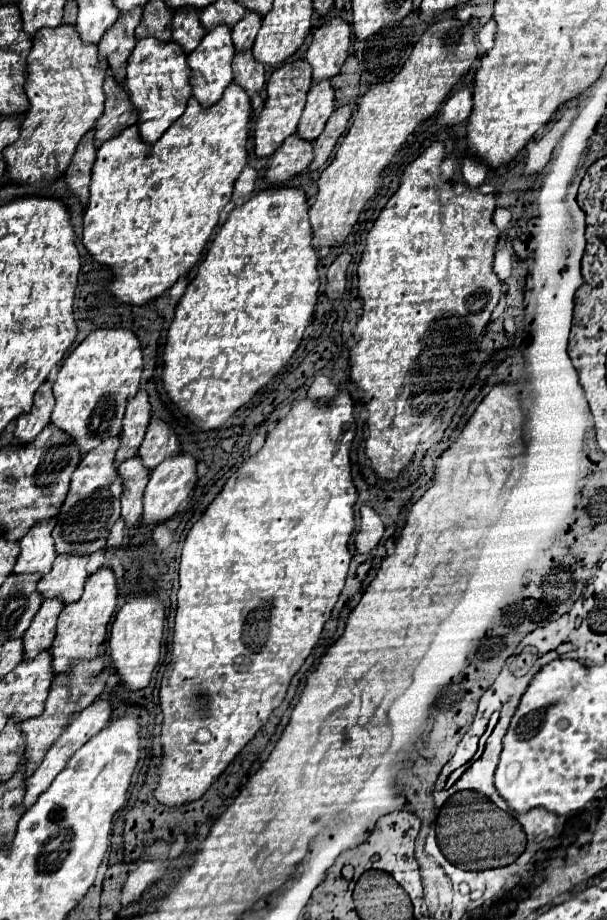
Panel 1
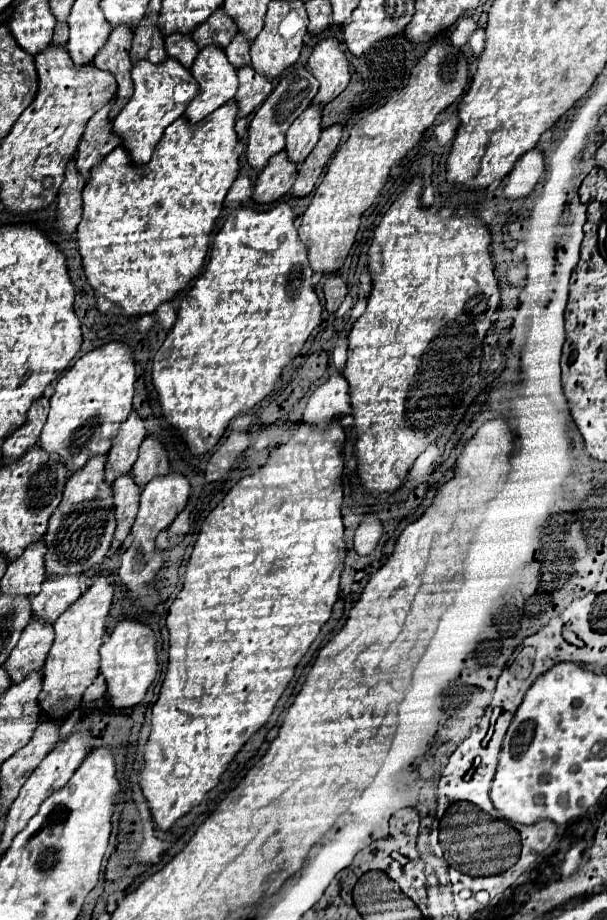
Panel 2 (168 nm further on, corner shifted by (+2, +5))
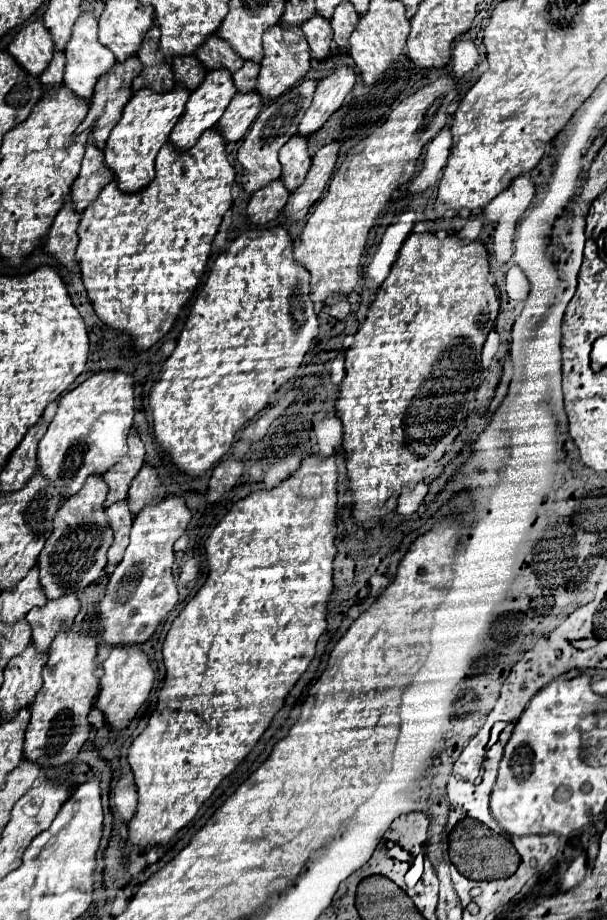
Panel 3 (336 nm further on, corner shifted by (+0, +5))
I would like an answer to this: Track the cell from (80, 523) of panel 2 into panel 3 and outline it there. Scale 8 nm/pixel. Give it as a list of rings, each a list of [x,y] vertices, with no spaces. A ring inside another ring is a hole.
[[[89,477],[83,489],[61,505],[53,519],[53,533],[39,553],[39,581],[47,599],[57,599],[65,593],[79,593],[89,587],[105,569],[107,549],[113,543],[113,533],[107,523],[103,501],[107,495],[107,483],[103,477]]]

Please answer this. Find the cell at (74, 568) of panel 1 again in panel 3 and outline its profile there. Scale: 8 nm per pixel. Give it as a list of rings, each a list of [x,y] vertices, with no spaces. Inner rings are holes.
[[[75,593],[63,595],[55,601],[47,601],[45,607],[35,607],[27,613],[27,621],[33,629],[31,643],[37,651],[45,653],[53,641],[53,637],[63,629],[69,627],[79,613],[79,599]]]

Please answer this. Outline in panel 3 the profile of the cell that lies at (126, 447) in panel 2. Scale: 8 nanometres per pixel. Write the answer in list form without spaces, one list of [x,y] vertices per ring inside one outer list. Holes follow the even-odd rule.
[[[131,431],[127,443],[129,443],[127,455],[117,465],[113,465],[113,469],[109,469],[109,473],[103,475],[105,483],[109,485],[105,509],[117,501],[127,499],[127,491],[131,487],[131,481],[135,479],[135,475],[139,473],[139,469],[145,463],[145,447],[135,431]]]

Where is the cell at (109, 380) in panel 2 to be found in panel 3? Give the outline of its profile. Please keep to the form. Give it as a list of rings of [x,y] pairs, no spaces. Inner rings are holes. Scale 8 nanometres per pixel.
[[[119,371],[95,373],[59,399],[59,409],[39,441],[37,465],[63,501],[73,497],[89,475],[107,473],[127,453],[133,409],[133,379]]]

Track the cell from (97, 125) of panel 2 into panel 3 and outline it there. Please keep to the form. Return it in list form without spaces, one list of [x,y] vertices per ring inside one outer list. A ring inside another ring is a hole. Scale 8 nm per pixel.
[[[89,137],[83,165],[81,165],[81,173],[75,179],[73,191],[71,191],[71,201],[73,201],[73,207],[77,209],[77,213],[83,213],[97,199],[101,189],[107,183],[111,183],[113,179],[115,179],[113,173],[105,167],[103,153],[93,145],[93,141]]]

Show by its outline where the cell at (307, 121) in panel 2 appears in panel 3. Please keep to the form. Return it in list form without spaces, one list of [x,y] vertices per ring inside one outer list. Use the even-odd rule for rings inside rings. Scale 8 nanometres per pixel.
[[[293,135],[279,151],[279,161],[283,165],[281,181],[285,183],[285,189],[293,193],[297,187],[303,185],[303,179],[311,167],[311,157],[307,153],[307,137]]]

